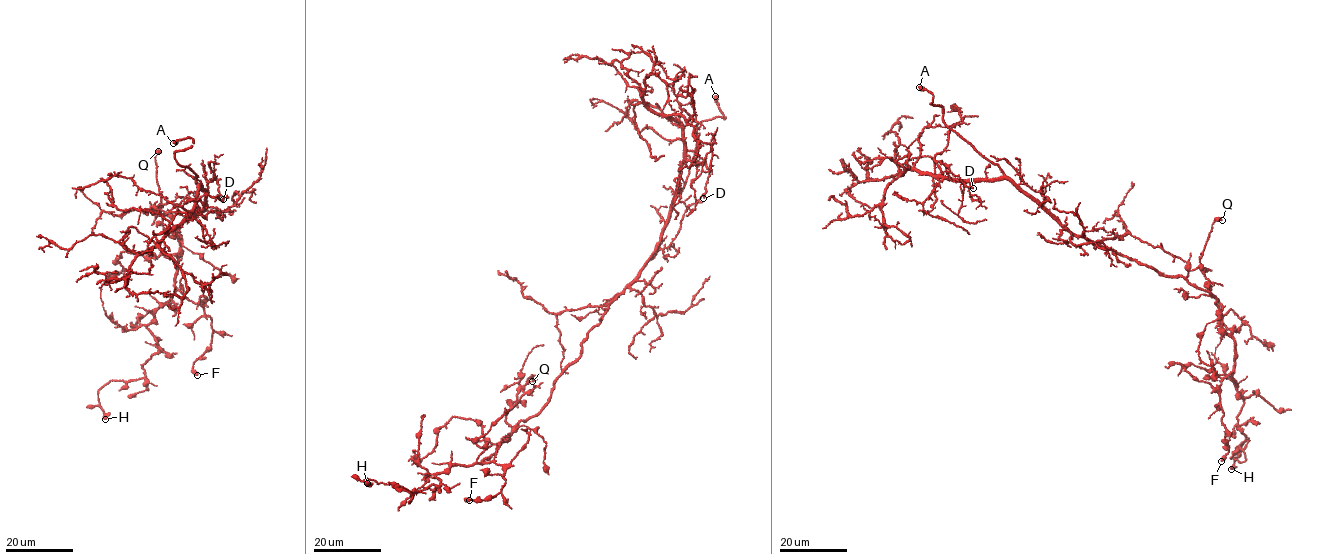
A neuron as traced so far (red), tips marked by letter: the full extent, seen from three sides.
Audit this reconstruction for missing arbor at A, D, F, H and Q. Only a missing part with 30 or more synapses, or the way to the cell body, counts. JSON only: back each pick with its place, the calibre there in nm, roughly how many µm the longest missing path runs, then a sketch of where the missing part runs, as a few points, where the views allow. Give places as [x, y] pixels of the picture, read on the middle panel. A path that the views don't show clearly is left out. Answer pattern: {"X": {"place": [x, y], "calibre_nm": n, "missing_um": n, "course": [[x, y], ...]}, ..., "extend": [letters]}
{"A": {"place": [715, 96], "calibre_nm": 480, "missing_um": 15, "course": [[715, 96], [705, 75], [700, 75], [701, 81]]}, "extend": ["A"]}

